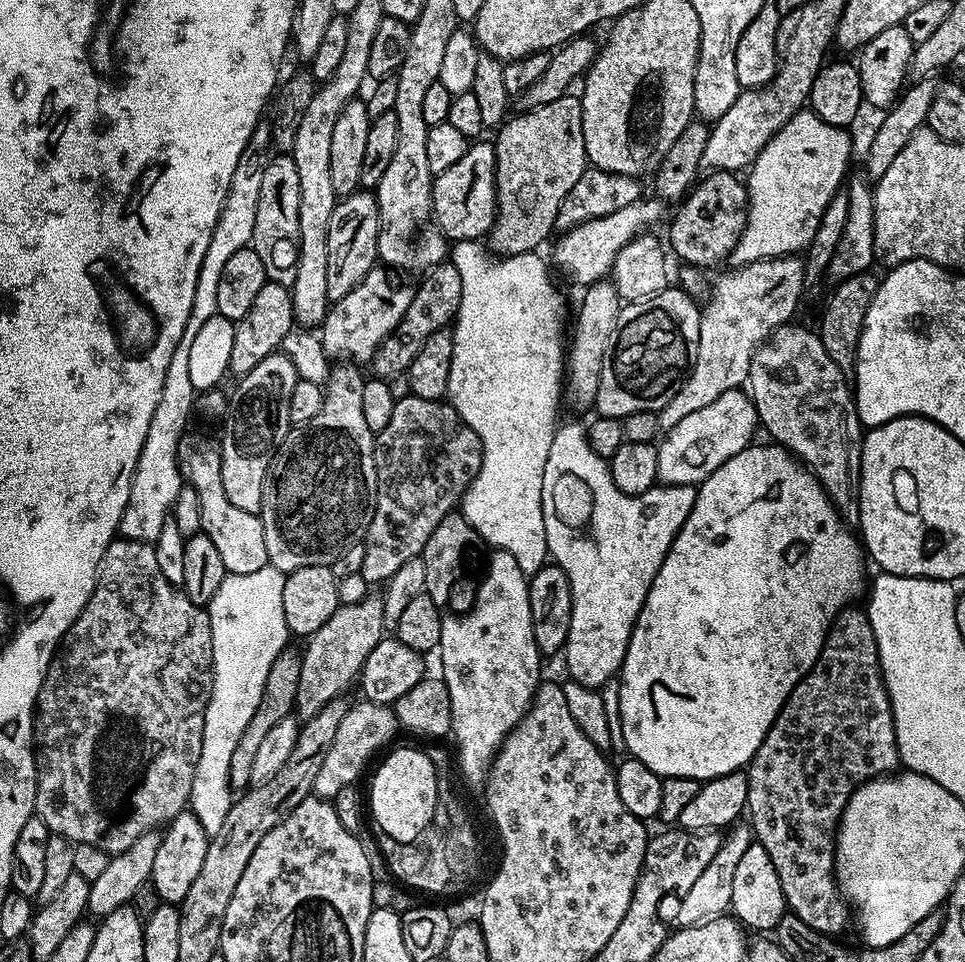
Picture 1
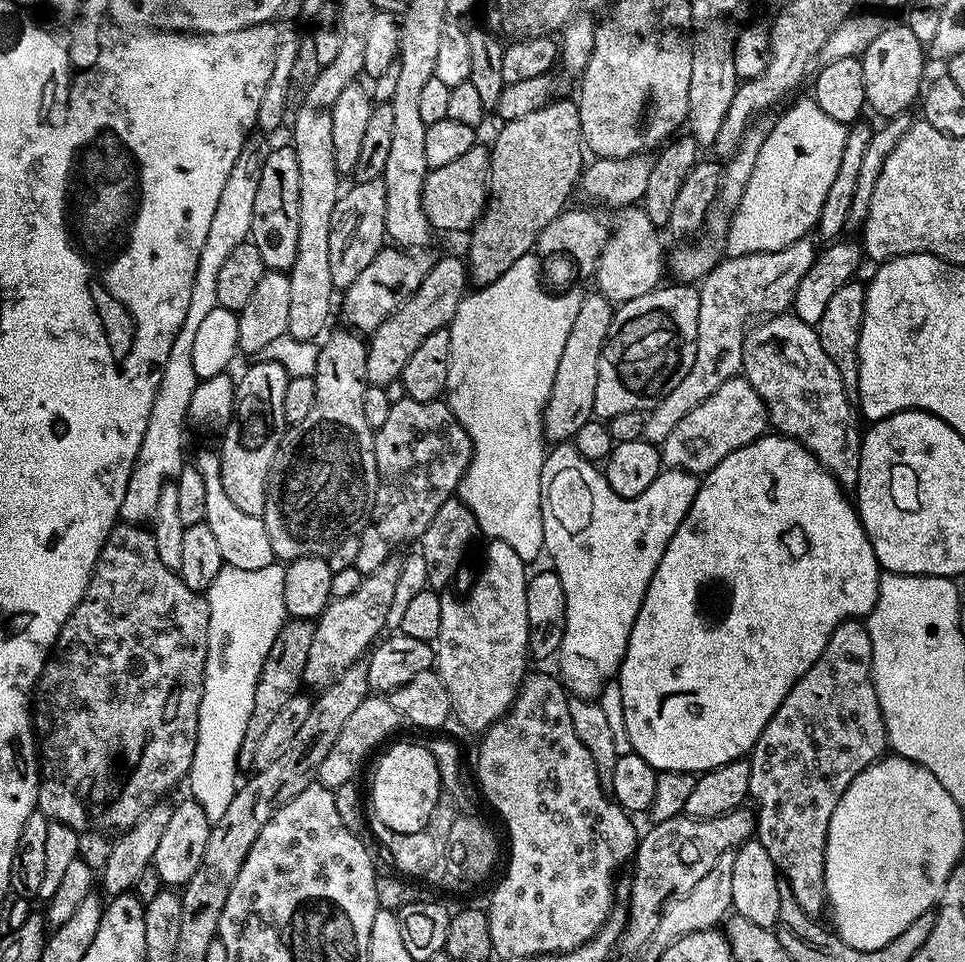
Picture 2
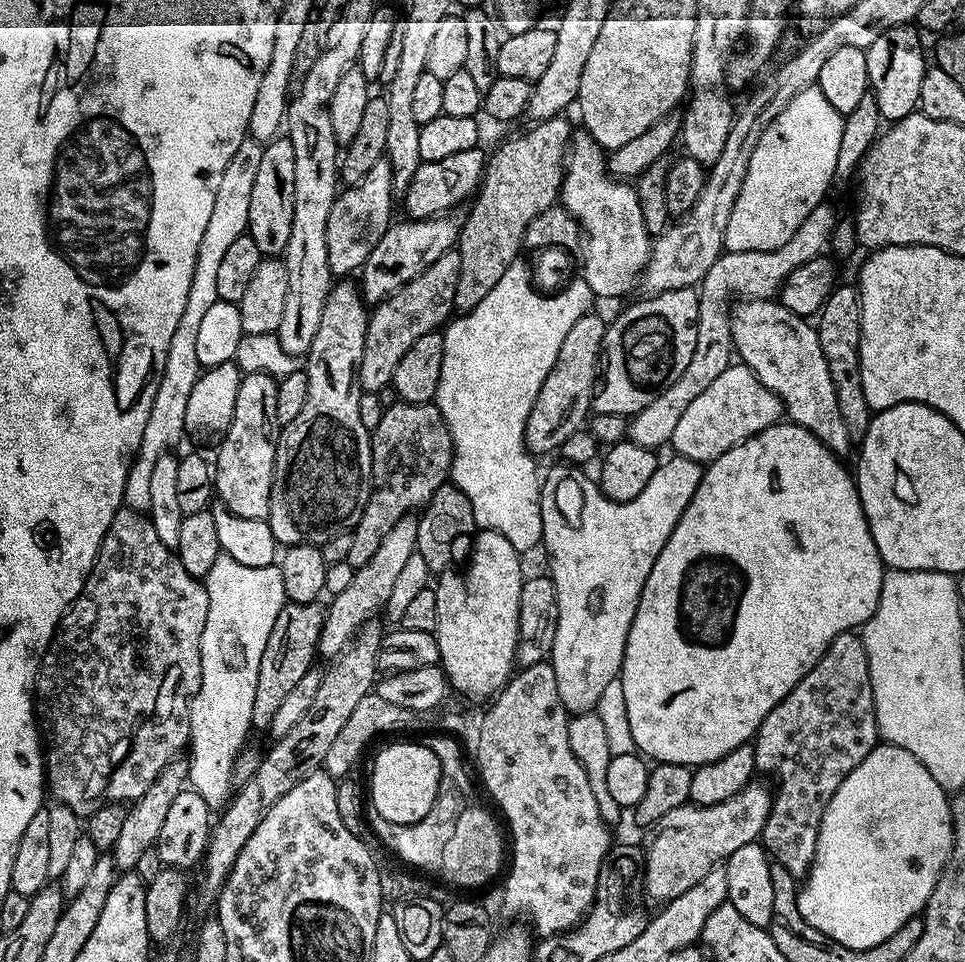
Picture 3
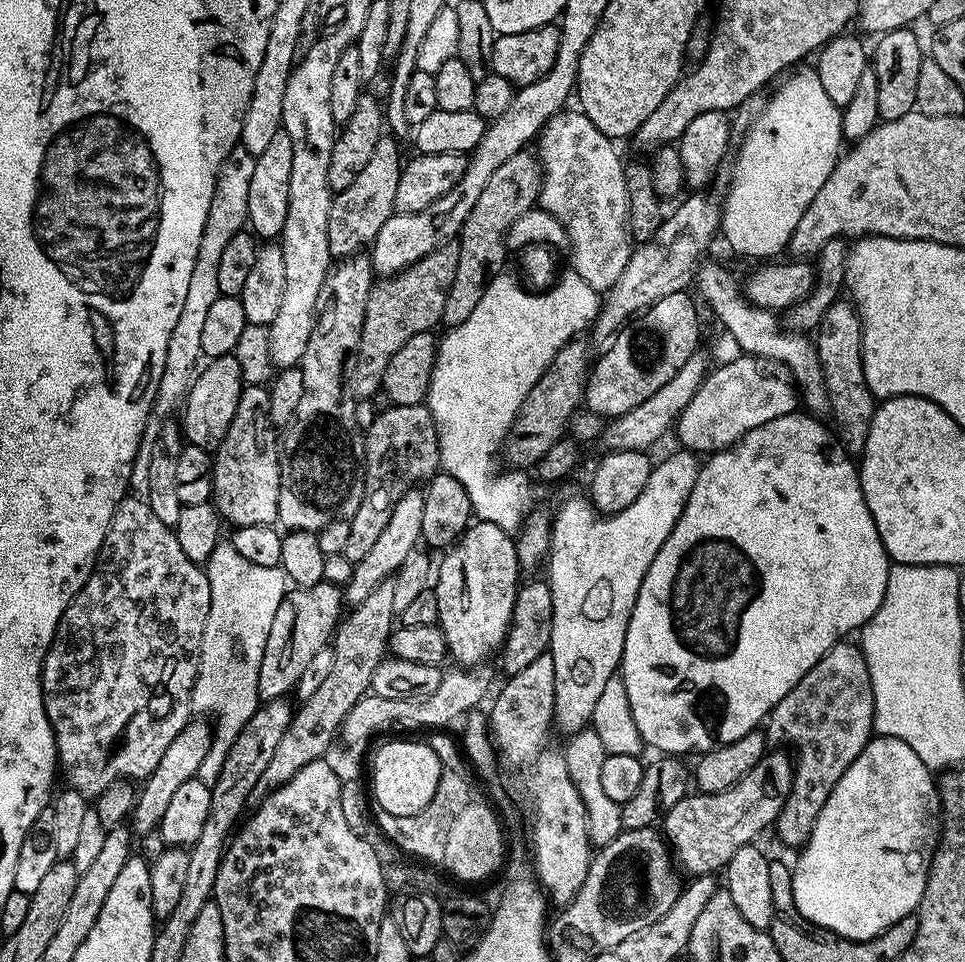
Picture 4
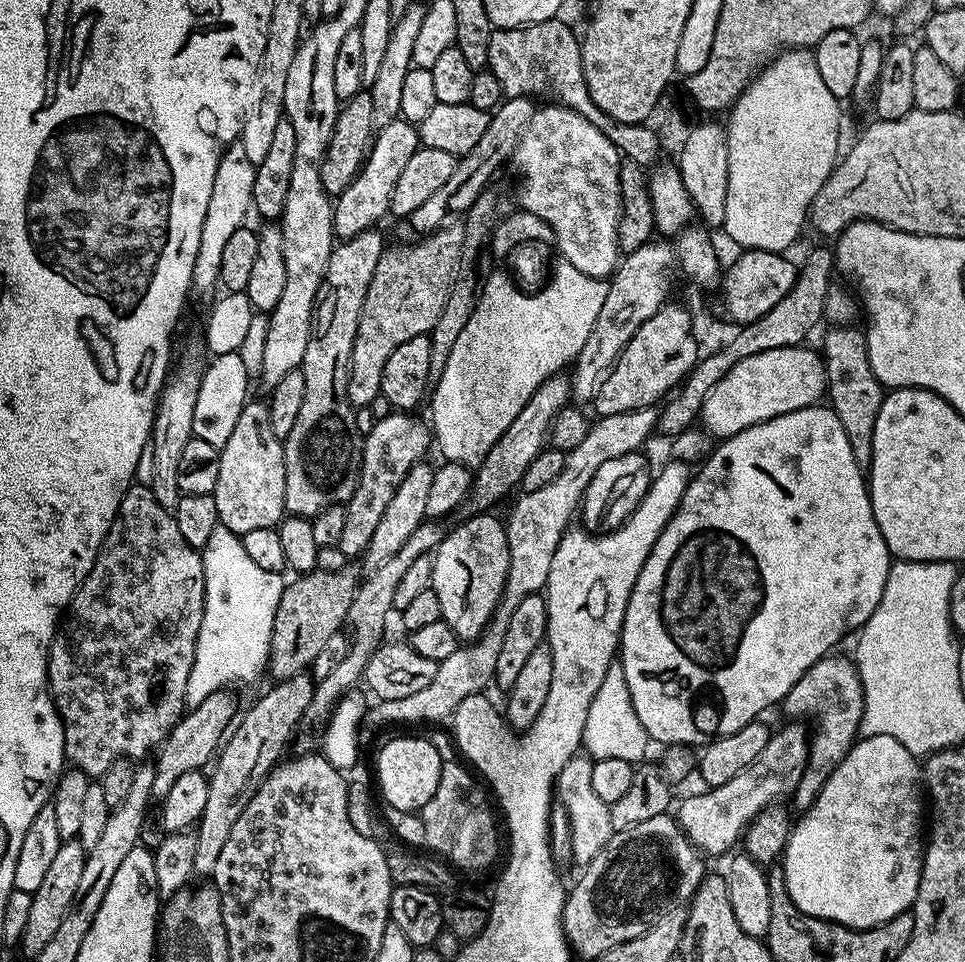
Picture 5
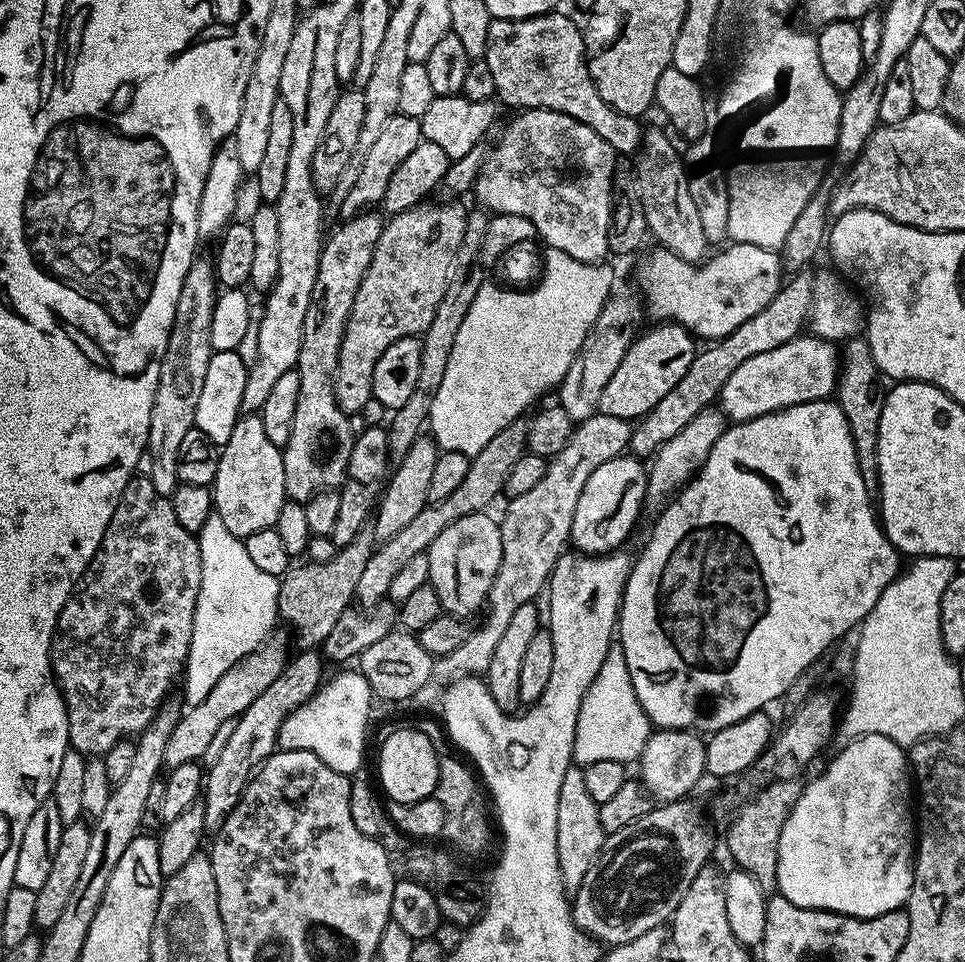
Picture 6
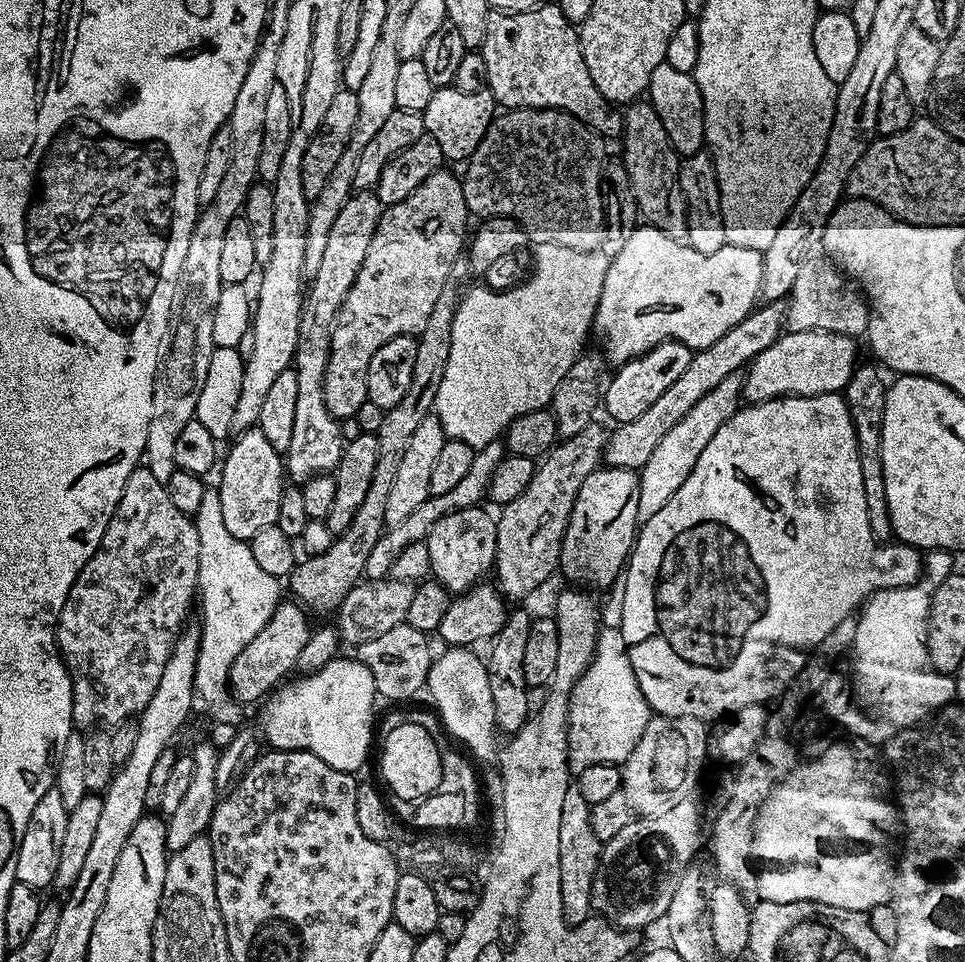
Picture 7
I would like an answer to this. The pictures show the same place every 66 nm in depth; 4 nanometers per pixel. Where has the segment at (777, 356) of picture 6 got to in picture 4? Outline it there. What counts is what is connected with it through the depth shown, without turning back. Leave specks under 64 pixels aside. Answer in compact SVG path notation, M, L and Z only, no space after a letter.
M747 354L737 357L737 360L709 371L702 386L698 386L694 398L690 398L690 406L682 410L680 419L676 421L674 436L684 443L681 445L687 451L711 454L721 448L728 448L750 430L797 411L798 392L791 383L788 385L786 381L764 372L765 365L757 357Z

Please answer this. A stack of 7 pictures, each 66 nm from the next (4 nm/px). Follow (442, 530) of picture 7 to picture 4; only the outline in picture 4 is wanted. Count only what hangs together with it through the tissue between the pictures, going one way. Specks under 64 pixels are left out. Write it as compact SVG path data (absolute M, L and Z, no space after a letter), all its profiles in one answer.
M481 520L469 524L460 539L443 553L434 572L434 591L438 598L438 626L444 631L446 652L457 665L480 666L503 649L504 639L514 610L516 590L521 583L522 569L516 553L513 533Z

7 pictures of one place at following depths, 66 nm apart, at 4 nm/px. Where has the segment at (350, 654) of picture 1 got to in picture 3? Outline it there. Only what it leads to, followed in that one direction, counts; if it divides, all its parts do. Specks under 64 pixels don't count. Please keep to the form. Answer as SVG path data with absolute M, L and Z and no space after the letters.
M406 515L397 522L394 530L390 530L390 534L386 534L386 538L382 538L382 543L378 545L378 551L374 554L374 558L370 558L370 562L366 562L366 566L355 569L350 586L328 600L330 602L326 604L322 634L316 647L317 653L321 657L341 656L348 645L352 643L357 630L367 620L379 617L383 613L386 602L390 602L390 594L396 579L406 561L416 553L417 542L418 519L415 515Z

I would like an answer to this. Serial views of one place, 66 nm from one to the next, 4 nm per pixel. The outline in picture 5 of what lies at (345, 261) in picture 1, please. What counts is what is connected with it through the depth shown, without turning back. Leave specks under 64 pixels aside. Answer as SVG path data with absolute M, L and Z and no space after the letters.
M392 120L386 126L375 129L374 135L370 141L370 147L367 149L364 163L360 166L360 173L342 190L342 194L335 197L332 206L332 231L340 240L349 240L354 238L354 234L362 234L367 228L375 228L381 222L383 216L389 215L390 194L394 194L394 185L398 183L398 177L402 175L402 169L410 163L410 157L422 147L420 143L420 133L417 125L409 120Z

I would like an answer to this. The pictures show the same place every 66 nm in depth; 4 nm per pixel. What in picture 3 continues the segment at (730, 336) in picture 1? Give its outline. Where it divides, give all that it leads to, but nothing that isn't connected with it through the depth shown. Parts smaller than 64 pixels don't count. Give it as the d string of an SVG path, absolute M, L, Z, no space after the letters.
M831 203L819 204L810 214L806 214L806 222L794 230L790 242L778 246L778 250L746 250L745 252L721 252L720 257L706 270L703 280L698 285L700 305L698 306L698 342L694 342L694 358L690 358L690 366L682 370L682 378L674 382L650 406L646 406L641 412L636 413L628 422L627 439L631 443L660 450L660 447L671 445L674 429L678 421L682 419L682 413L690 407L690 402L722 374L734 360L732 347L732 331L728 325L730 315L730 299L747 298L750 300L767 300L779 293L784 280L798 266L810 262L815 256L821 255L829 247L832 230L836 227L837 213L832 213Z

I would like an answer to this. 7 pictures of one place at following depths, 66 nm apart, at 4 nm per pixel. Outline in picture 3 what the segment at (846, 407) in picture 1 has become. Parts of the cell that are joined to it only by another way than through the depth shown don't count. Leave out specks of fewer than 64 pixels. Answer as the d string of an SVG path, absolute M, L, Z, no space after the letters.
M740 298L731 305L728 325L732 331L732 347L739 363L747 366L759 378L762 386L766 386L766 390L780 399L791 423L810 430L810 434L819 438L831 452L844 454L848 447L853 447L850 430L846 430L846 422L842 422L842 413L838 410L838 394L834 378L830 378L830 366L826 366L826 354L822 354L822 342L818 342L815 327L805 317L786 310L786 306L772 298Z

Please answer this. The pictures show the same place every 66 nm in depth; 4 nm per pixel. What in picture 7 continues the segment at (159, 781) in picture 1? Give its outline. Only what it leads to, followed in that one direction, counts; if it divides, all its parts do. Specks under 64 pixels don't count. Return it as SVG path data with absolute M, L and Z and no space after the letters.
M137 466L126 478L122 498L98 550L82 566L60 611L56 646L72 679L72 722L77 729L115 726L139 717L158 690L166 658L189 619L188 611L193 611L199 583L200 543L195 519L174 506L167 484L158 482L146 466Z

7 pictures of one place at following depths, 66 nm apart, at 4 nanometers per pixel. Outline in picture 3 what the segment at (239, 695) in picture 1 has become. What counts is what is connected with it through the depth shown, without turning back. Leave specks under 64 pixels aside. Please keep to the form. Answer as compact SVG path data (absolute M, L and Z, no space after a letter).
M223 554L214 562L214 566L210 566L206 577L206 587L208 590L208 613L206 614L206 630L202 630L202 682L200 683L198 694L193 698L190 706L190 751L187 753L186 759L188 762L188 784L198 794L202 794L202 798L208 803L209 808L220 810L227 805L230 793L234 788L232 767L236 761L236 756L241 748L245 747L247 740L244 739L247 738L248 732L251 733L253 731L252 715L254 714L254 690L258 686L258 666L262 666L262 650L266 650L266 642L270 638L270 630L274 630L274 618L278 618L278 614L283 610L286 597L279 567L255 568L254 566L242 566L242 562L234 562L234 558Z

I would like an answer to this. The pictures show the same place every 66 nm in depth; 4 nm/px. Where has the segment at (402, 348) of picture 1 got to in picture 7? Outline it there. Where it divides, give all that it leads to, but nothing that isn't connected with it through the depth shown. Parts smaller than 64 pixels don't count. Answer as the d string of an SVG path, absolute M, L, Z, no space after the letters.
M441 170L430 174L430 178L426 178L426 182L422 182L422 186L418 186L418 190L414 190L414 194L410 194L410 198L402 198L402 202L389 204L385 207L384 213L380 215L378 230L374 230L374 238L370 238L370 250L366 250L366 258L354 278L354 284L350 286L350 292L346 294L346 298L338 310L336 325L332 328L332 337L330 338L330 358L328 359L326 374L324 375L324 398L326 400L326 410L330 410L330 414L341 422L347 421L347 416L348 419L355 417L359 407L368 400L366 370L370 370L370 358L374 358L374 354L381 346L386 346L386 342L390 342L390 338L419 336L422 326L426 326L426 322L430 318L430 313L434 311L434 302L438 302L438 294L442 294L442 290L449 287L450 280L448 280L448 275L451 274L452 267L456 264L456 259L459 256L461 259L462 253L465 251L466 237L470 232L470 227L468 228L470 213L466 206L466 194L464 193L464 185L461 177L457 173L455 176L454 173L448 171Z

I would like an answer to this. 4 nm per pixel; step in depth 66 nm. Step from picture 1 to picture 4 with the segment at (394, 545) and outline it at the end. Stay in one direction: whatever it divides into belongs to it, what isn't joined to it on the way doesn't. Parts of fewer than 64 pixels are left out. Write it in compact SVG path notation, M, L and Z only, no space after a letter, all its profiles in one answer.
M395 406L385 412L377 412L374 426L364 434L364 497L358 510L350 517L350 534L343 552L352 565L366 558L386 522L390 522L390 514L402 494L421 482L431 480L439 471L440 438L436 419L427 406Z

